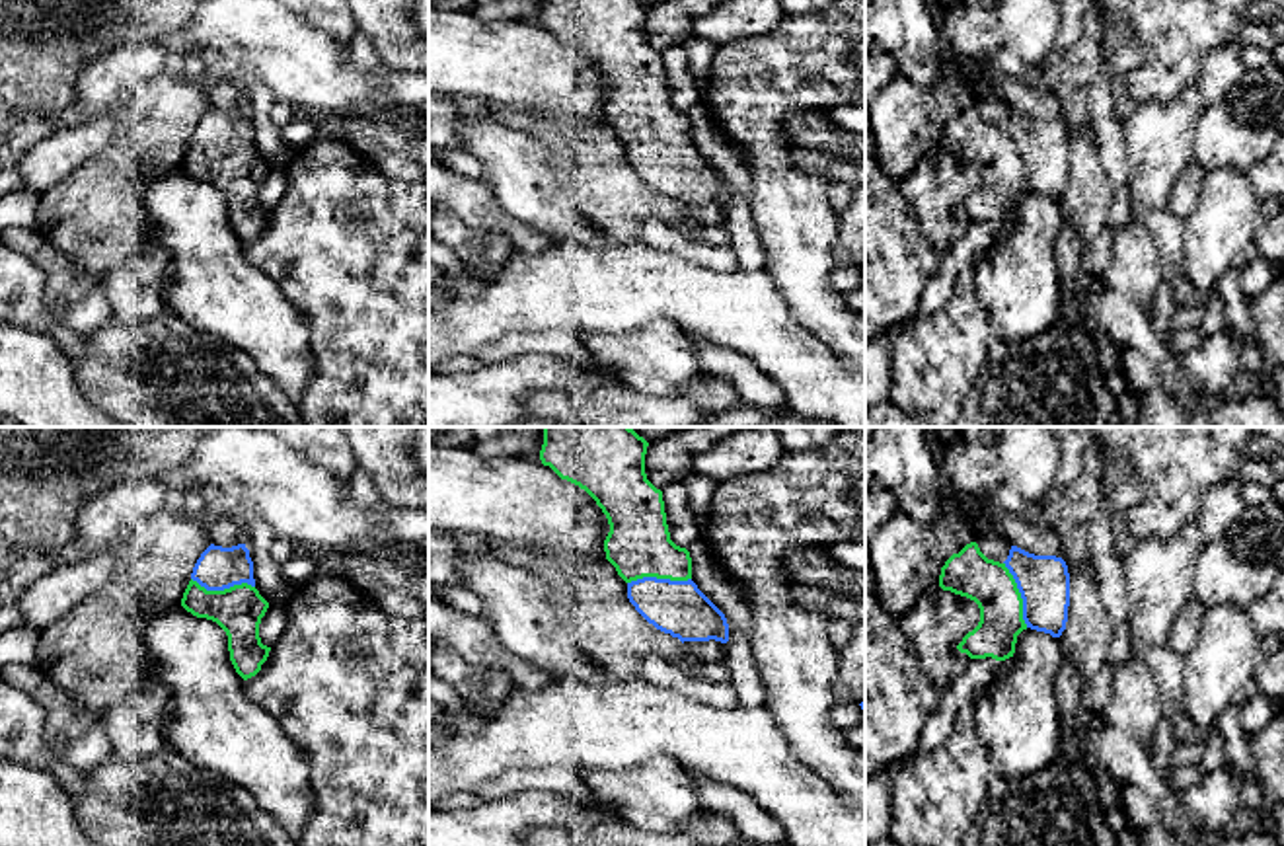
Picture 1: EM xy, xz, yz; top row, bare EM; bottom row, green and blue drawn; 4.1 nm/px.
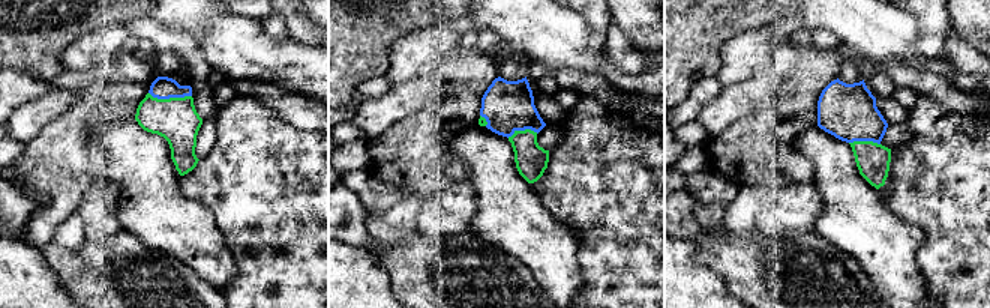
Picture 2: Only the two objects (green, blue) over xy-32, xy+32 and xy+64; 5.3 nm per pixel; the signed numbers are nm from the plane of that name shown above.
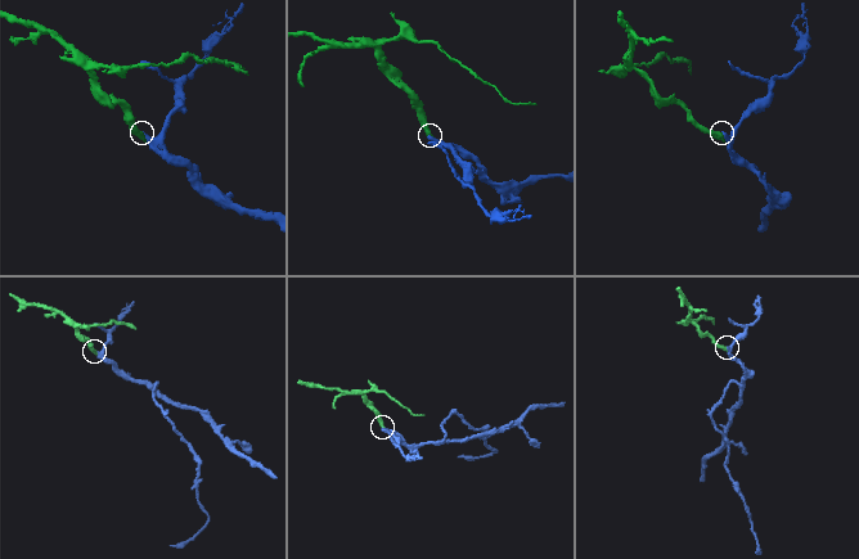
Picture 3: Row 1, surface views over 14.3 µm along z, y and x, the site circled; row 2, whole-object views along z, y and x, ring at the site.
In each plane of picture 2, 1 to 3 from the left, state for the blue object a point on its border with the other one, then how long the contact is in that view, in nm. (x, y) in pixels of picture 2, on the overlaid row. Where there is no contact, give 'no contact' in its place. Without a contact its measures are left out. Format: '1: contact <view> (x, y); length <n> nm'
1: contact xy-32 (170, 98); length 240 nm
2: contact xy+32 (522, 131); length 170 nm
3: contact xy+64 (864, 141); length 170 nm

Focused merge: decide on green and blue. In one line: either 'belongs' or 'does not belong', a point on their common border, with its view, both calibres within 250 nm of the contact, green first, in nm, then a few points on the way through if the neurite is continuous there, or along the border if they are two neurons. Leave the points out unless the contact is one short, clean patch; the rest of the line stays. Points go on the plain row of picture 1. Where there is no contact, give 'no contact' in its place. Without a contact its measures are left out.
belongs; meets green in yz at (1019, 158); 190 nm thick on the green side, 220 nm on the other

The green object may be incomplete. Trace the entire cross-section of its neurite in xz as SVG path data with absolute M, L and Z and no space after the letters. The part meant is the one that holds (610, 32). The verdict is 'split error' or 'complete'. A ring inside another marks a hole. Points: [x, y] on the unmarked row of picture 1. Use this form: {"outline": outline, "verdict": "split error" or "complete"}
{"outline": "M544 0L540 23L585 53L608 82L606 123L657 193L684 205L729 205L725 177L692 144L692 121L670 103L662 55L645 37L643 0Z", "verdict": "split error"}

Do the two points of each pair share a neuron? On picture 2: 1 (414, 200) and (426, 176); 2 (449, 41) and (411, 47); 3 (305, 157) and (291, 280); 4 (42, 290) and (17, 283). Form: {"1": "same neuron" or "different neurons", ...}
{"1": "different neurons", "2": "same neuron", "3": "same neuron", "4": "same neuron"}

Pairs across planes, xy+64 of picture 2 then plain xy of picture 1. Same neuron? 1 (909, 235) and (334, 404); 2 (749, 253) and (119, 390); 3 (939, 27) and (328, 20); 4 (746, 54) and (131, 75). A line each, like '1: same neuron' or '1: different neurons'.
1: different neurons
2: same neuron
3: same neuron
4: same neuron

